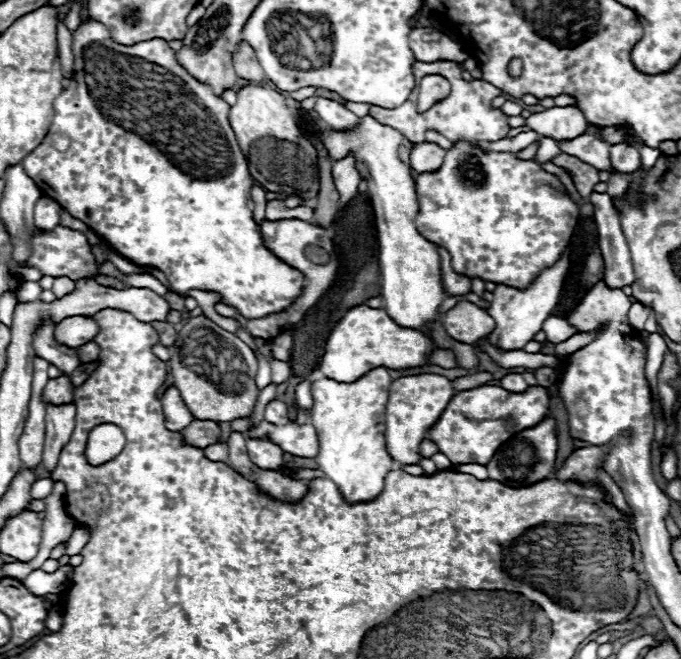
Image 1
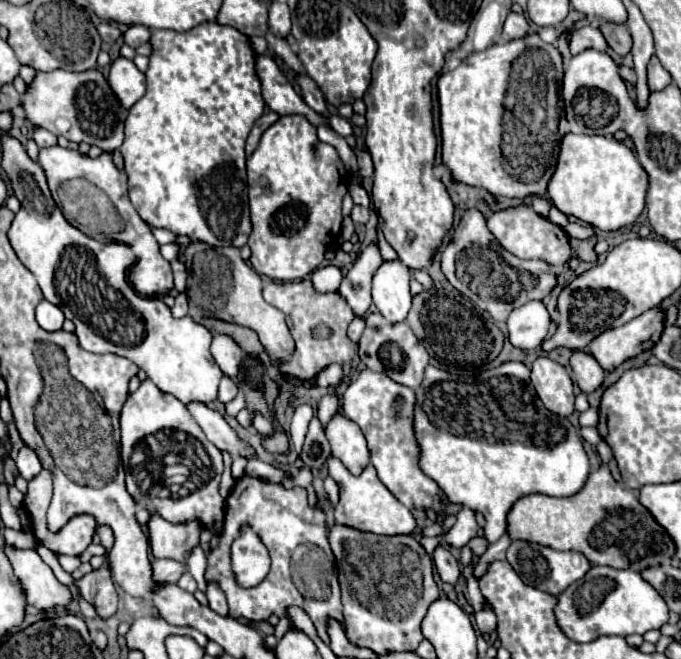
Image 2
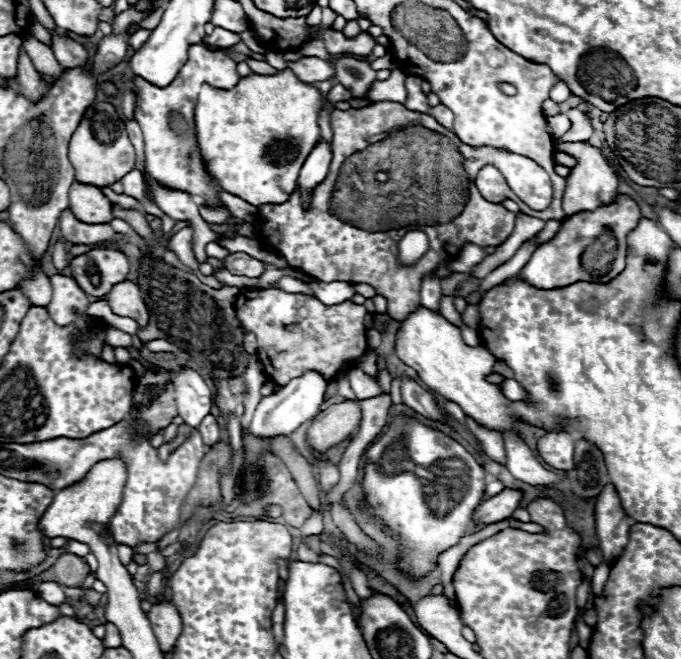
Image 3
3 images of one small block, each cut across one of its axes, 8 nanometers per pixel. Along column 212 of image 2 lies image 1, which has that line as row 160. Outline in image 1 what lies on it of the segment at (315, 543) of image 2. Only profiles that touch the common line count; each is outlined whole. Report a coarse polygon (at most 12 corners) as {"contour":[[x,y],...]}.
{"contour":[[560,152],[550,162],[572,174],[580,196],[600,182],[590,164]]}

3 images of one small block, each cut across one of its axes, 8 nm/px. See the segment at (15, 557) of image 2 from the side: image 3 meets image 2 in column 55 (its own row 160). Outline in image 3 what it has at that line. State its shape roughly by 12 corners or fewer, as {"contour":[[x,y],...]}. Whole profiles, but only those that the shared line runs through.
{"contour":[[554,140],[576,158],[564,212],[594,210],[618,194],[618,176],[588,140]]}

